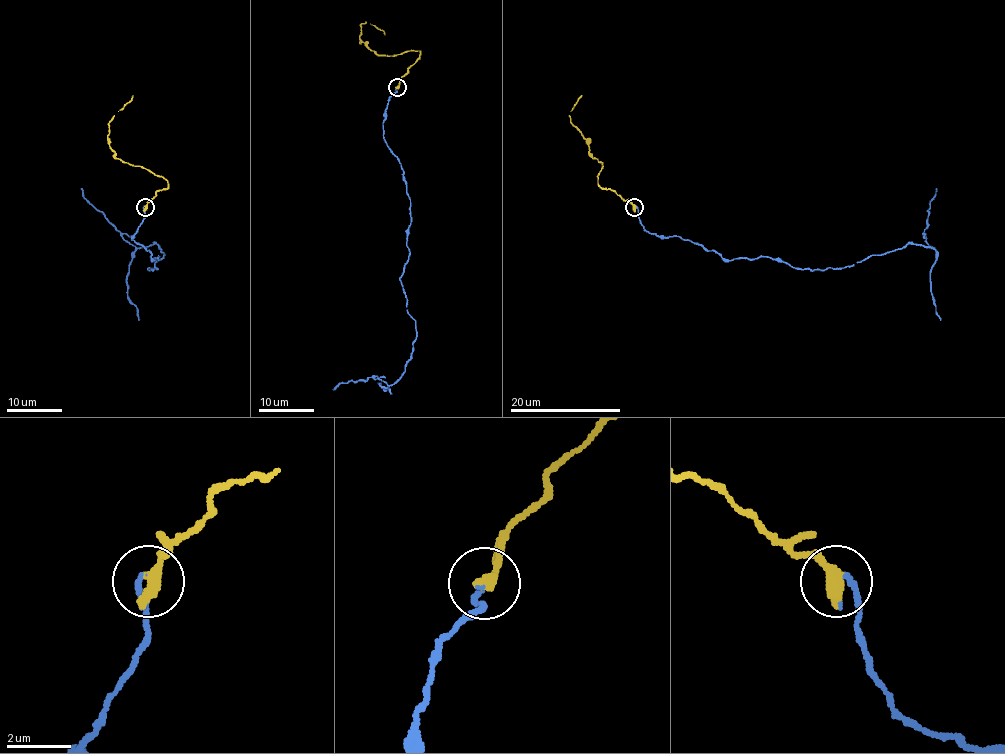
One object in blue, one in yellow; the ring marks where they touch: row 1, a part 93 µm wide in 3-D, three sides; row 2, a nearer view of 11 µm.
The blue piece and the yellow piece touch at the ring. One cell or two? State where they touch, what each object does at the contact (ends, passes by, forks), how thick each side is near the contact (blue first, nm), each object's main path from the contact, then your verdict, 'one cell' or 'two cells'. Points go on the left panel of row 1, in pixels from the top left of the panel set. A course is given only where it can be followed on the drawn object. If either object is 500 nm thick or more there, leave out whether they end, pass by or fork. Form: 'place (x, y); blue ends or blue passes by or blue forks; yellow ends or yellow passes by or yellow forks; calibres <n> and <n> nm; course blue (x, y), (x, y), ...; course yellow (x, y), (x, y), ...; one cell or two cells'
place (145, 207); blue ends; yellow ends; calibres 160 and 480 nm; course blue (145, 206), (131, 235), (158, 256), (157, 269), (147, 269), (160, 248), (125, 240), (81, 189); course yellow (145, 206), (157, 191), (167, 189), (168, 184), (161, 176), (114, 157), (109, 144), (109, 121), (132, 95); one cell

